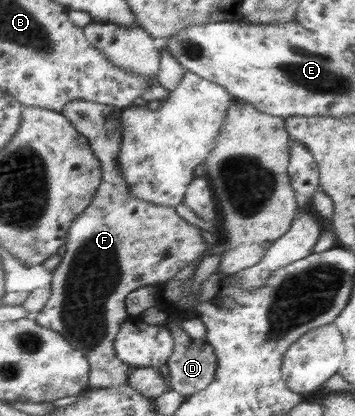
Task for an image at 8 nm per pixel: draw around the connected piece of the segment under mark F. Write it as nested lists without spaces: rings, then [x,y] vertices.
[[[82,98],[65,104],[61,110],[70,124],[87,138],[93,155],[101,161],[101,181],[92,202],[70,225],[64,244],[66,252],[60,264],[51,272],[51,295],[35,319],[38,325],[61,334],[66,342],[86,355],[90,365],[89,387],[92,388],[126,385],[126,380],[133,370],[130,364],[122,362],[115,355],[113,343],[119,328],[129,318],[126,313],[126,295],[142,286],[170,281],[184,266],[202,259],[208,246],[200,229],[182,219],[176,213],[175,207],[136,198],[129,191],[117,161],[122,144],[122,111],[123,109],[112,104],[84,101]]]

